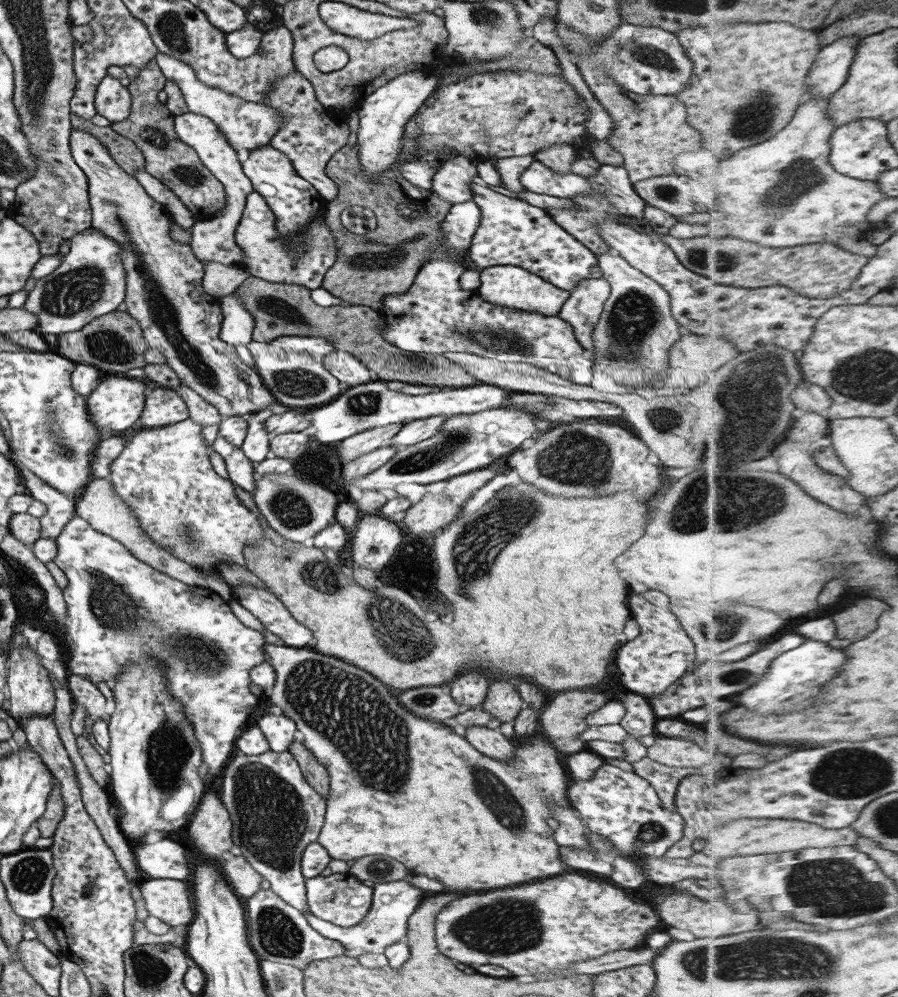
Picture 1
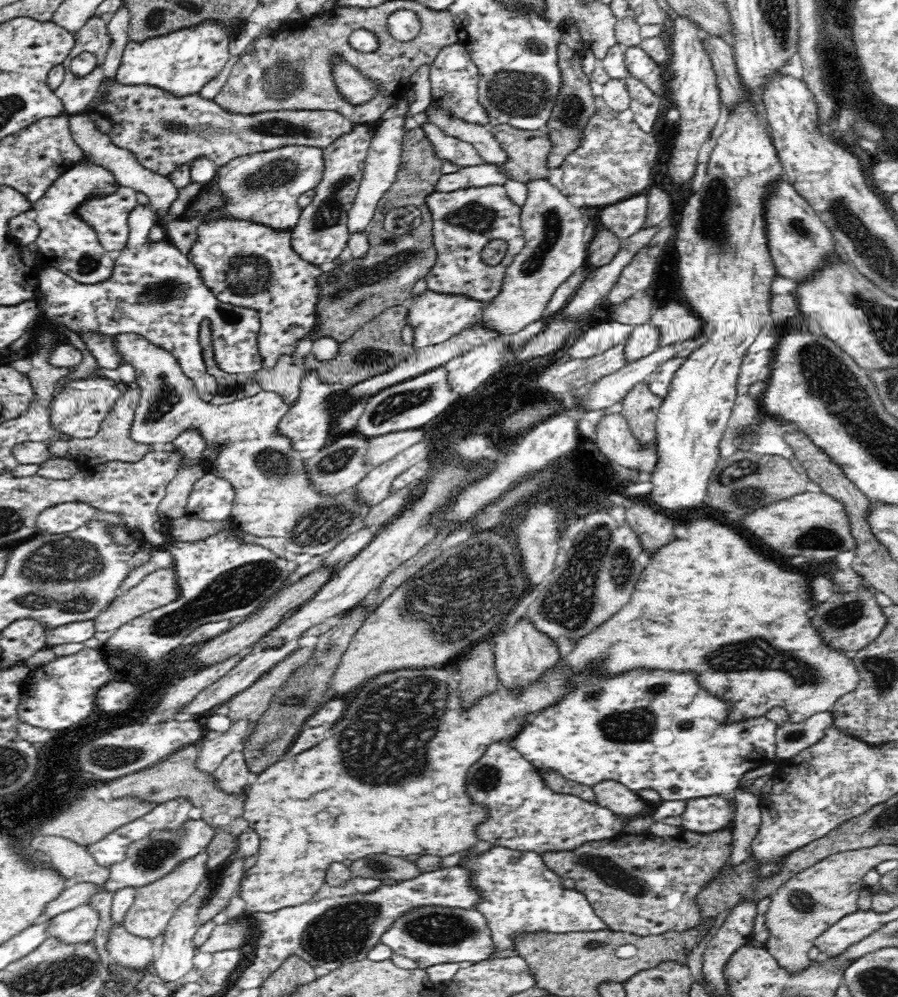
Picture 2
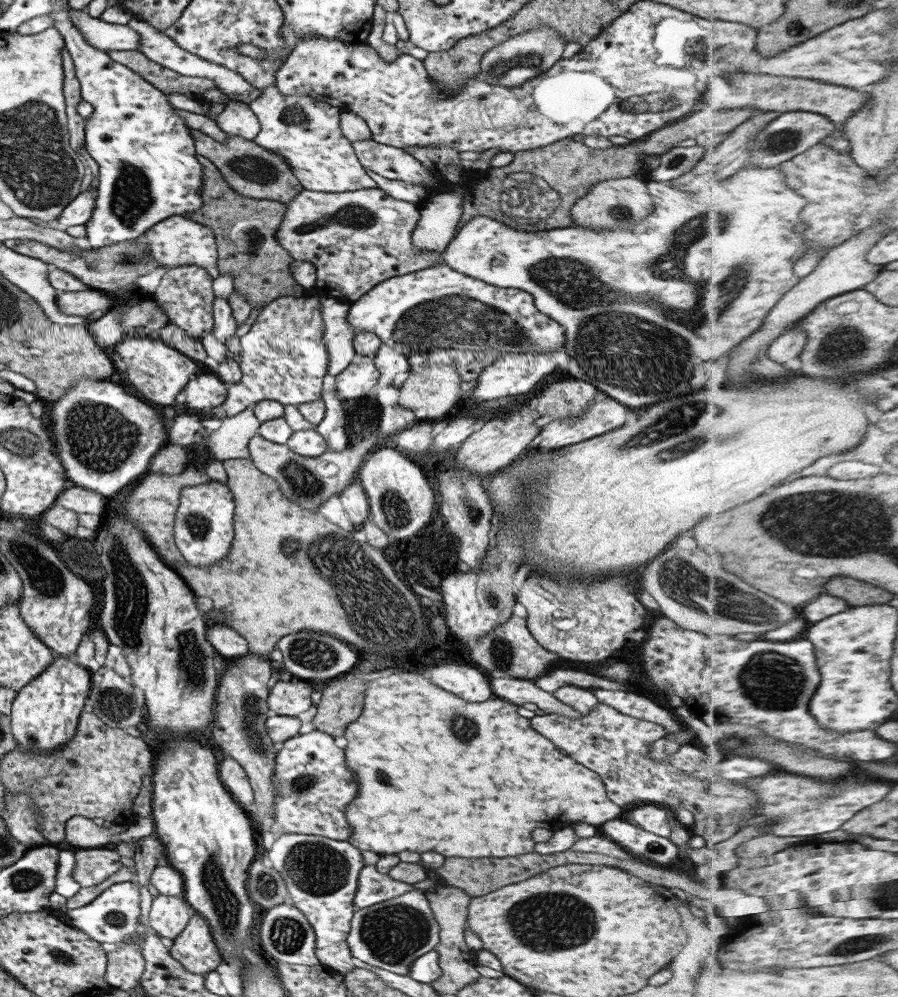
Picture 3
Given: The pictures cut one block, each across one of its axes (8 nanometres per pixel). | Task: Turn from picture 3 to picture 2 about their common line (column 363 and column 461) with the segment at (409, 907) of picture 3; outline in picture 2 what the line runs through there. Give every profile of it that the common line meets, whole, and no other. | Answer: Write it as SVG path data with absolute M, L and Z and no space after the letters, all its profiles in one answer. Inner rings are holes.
M442 906L421 907L400 916L395 924L386 933L382 934L381 943L386 944L396 954L414 960L418 967L423 969L447 962L466 965L488 960L491 958L494 945L492 937L490 937L488 922L475 909L450 909Z

